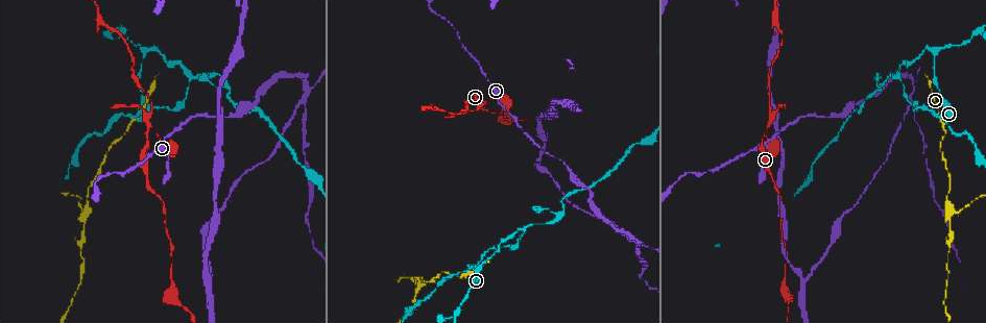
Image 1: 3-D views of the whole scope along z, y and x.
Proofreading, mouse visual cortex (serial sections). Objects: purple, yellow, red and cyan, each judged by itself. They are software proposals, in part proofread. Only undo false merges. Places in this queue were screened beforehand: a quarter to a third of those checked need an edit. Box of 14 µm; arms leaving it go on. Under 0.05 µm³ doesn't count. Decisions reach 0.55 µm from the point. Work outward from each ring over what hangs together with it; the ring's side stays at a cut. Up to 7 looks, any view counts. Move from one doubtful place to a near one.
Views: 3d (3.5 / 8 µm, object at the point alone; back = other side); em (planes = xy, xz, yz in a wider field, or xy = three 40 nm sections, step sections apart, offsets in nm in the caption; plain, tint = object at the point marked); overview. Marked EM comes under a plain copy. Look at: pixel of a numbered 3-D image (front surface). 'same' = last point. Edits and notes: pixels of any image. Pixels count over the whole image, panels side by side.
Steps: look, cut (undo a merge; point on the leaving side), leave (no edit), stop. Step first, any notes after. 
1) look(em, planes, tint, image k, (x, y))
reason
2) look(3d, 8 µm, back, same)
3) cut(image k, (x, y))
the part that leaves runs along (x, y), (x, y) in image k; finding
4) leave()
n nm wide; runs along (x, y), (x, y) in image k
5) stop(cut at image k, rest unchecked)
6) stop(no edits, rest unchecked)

look(3d, 3.5 µm, image 1, (949, 211))

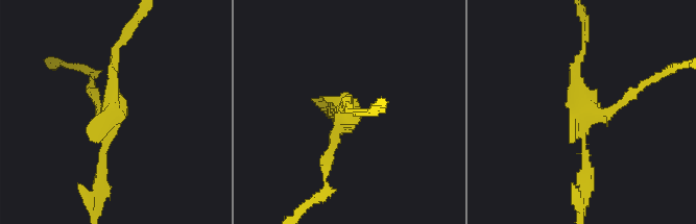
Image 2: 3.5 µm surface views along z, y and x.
look(em, xy, step 5, tint, image 2, (342, 114))
3 arms; arms of 100, 150, 150 nm

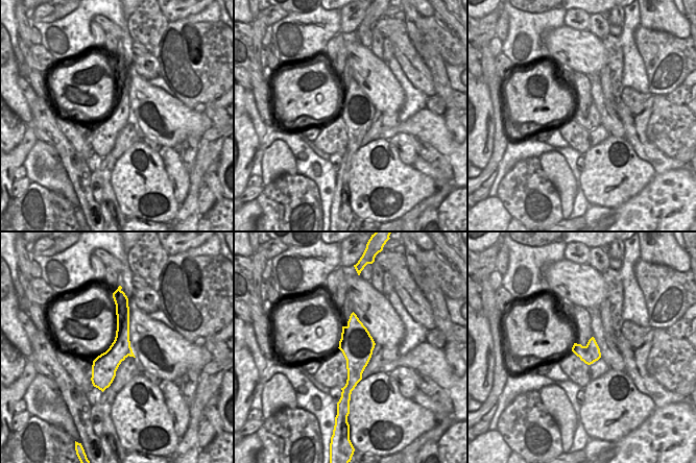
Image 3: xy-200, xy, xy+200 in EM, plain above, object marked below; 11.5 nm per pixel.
look(em, xy, step 1, tint, same)
cut it another way

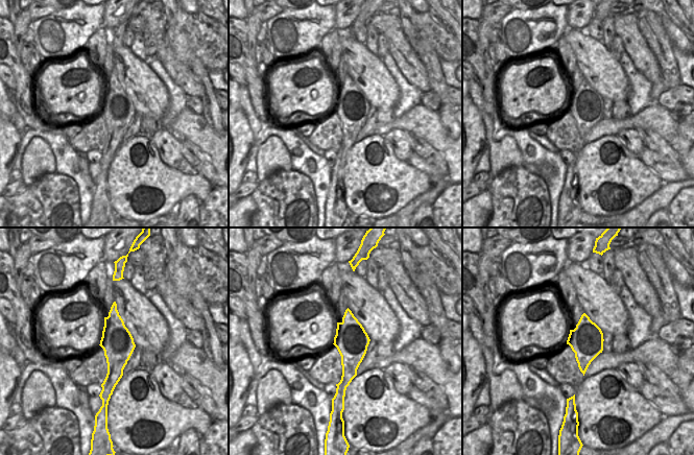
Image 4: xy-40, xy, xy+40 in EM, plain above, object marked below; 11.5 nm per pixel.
leave()
runs along (114, 307), (114, 376), (105, 389) in image 4; continuous, no second cell

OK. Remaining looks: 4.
look(3d, 3.5 µm, image 1, (478, 266))
sharp bend

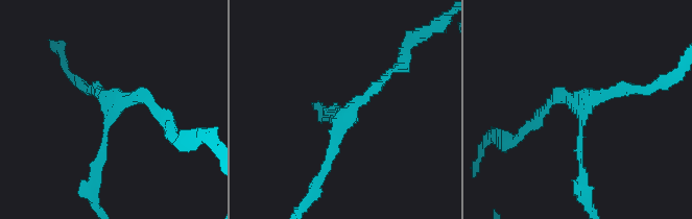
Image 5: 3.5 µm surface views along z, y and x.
look(em, xy, step 5, tint, image 5, (112, 111))
3 arms; arms of 150, 150, 200 nm; shape alone is not enough

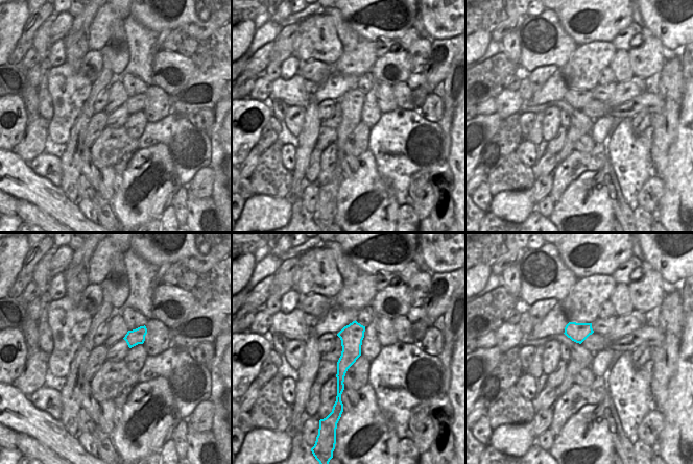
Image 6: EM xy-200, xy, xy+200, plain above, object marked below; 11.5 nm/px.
look(em, planes, tint, same)

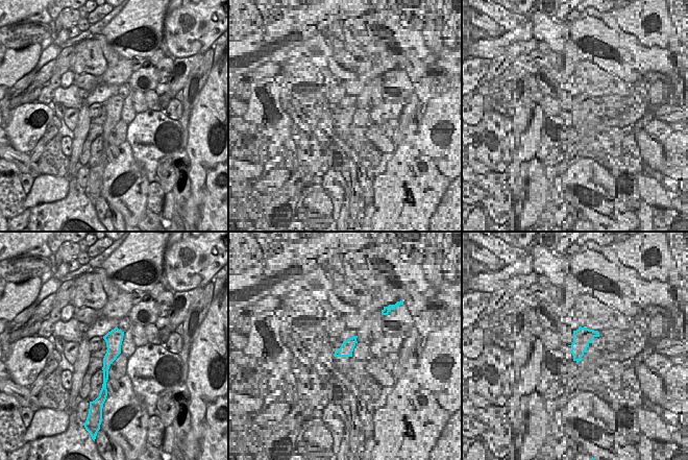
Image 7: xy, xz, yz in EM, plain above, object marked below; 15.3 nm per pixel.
leave()
runs along (326, 112), (348, 112), (396, 69) in image 5; continuous, no second cell

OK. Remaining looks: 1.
stop(no edits, rest unchecked)

